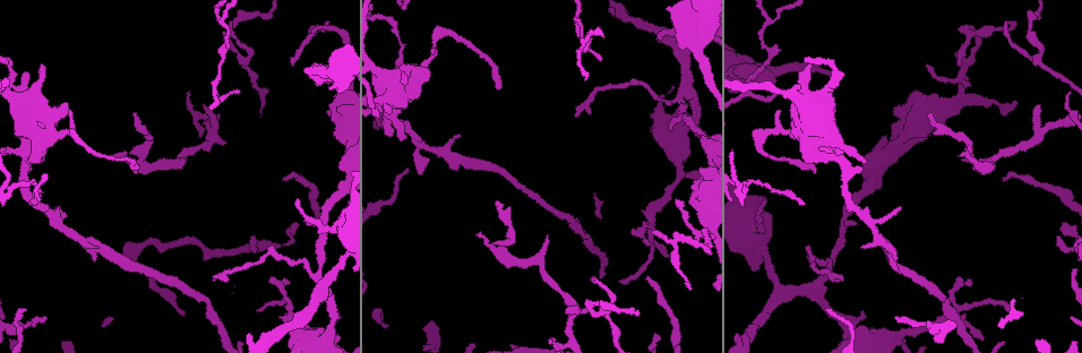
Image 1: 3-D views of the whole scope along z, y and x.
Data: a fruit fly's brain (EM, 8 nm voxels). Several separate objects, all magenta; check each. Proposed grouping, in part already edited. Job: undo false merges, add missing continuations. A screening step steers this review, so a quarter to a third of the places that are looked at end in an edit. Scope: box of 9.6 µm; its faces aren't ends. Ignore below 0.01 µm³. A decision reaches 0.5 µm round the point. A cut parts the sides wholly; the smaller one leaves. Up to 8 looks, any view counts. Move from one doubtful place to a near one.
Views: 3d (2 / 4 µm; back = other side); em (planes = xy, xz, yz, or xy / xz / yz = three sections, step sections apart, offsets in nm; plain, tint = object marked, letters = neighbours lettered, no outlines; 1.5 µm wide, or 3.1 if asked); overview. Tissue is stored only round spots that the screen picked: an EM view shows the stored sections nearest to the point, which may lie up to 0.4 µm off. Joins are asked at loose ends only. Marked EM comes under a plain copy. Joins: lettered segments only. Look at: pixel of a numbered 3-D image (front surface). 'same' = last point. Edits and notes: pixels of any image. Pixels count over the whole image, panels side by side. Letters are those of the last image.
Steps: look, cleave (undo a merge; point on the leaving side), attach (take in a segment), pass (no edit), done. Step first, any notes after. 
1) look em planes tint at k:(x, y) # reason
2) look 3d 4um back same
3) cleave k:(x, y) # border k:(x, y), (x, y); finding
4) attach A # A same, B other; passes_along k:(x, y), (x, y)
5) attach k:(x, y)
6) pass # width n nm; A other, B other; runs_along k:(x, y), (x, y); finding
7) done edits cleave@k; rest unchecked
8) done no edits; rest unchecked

look em planes letters at 1:(764, 136) # abrupt turn

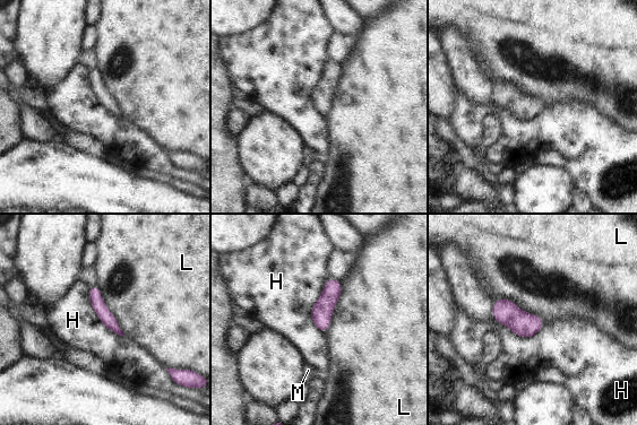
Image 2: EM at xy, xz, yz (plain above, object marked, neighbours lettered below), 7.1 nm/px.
pass # width 100 nm; H other, L other, M other; border 2:(328, 277), (311, 309), (324, 334); continuous, no second neuron

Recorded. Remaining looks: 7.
look em planes letters at 1:(286, 178) # branch stops here

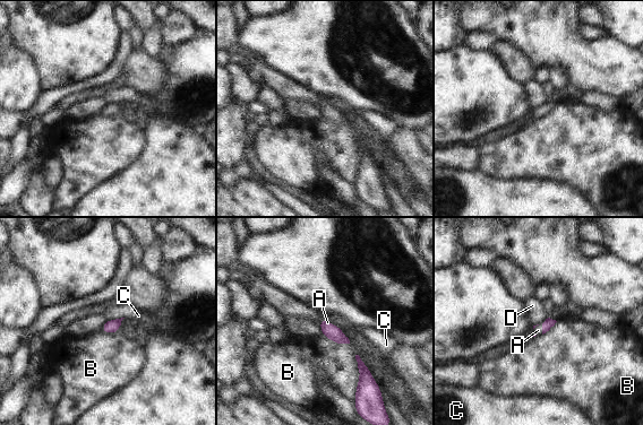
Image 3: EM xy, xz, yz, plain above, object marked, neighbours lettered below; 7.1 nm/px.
attach A # A same, B other, C other, D other; the neuron continues

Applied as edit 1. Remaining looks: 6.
look overview

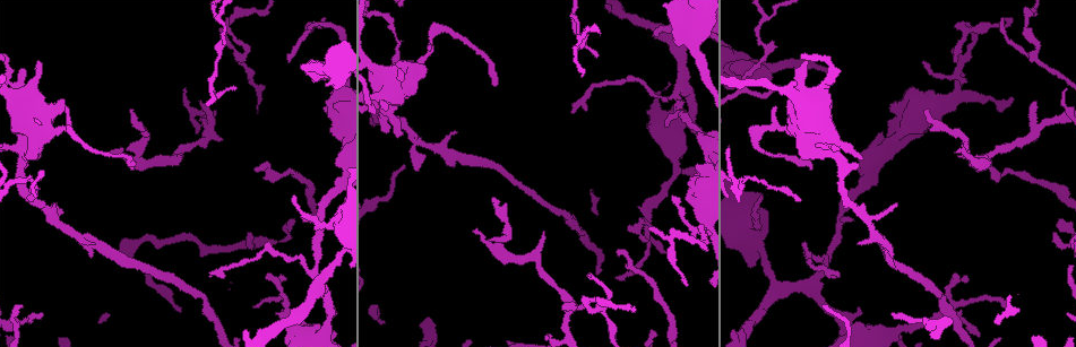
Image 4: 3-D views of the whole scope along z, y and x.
look 3d 2um back at 4:(233, 339) # thin end

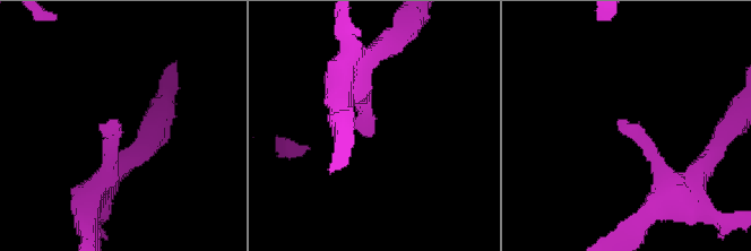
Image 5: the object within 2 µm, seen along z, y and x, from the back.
look em yz step 8 letters at 5:(114, 122) # shape alone is not enough

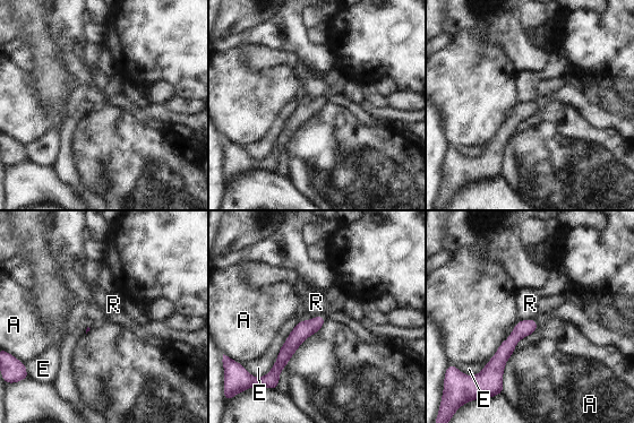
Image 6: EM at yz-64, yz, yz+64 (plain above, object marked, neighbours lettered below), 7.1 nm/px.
pass # A other, E other, R other; border 6:(326, 319), (314, 316), (302, 320); none of them fits

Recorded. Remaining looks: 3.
done edits attach@3; rest unchecked

